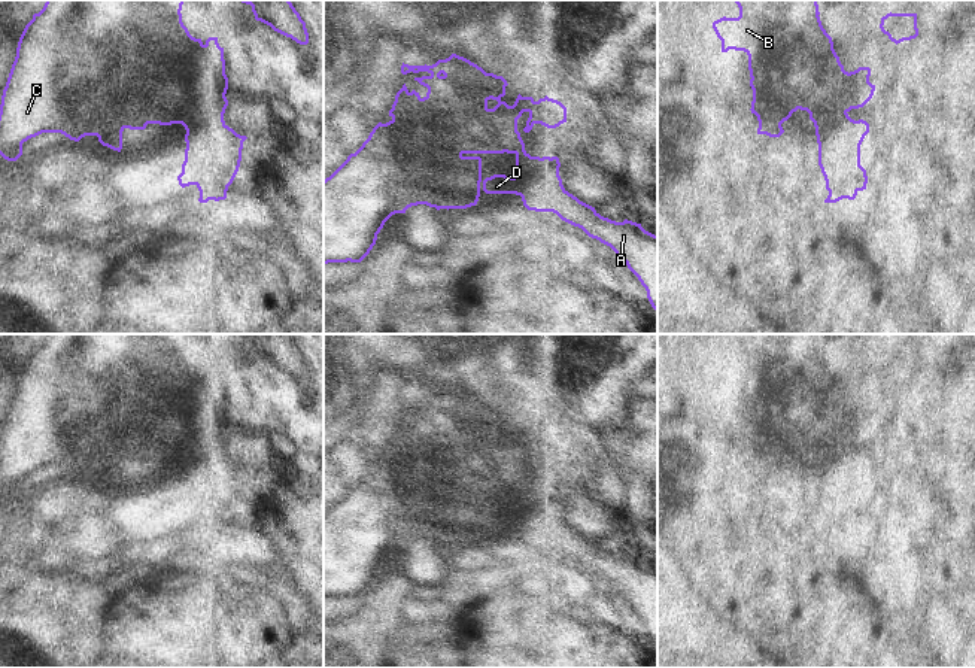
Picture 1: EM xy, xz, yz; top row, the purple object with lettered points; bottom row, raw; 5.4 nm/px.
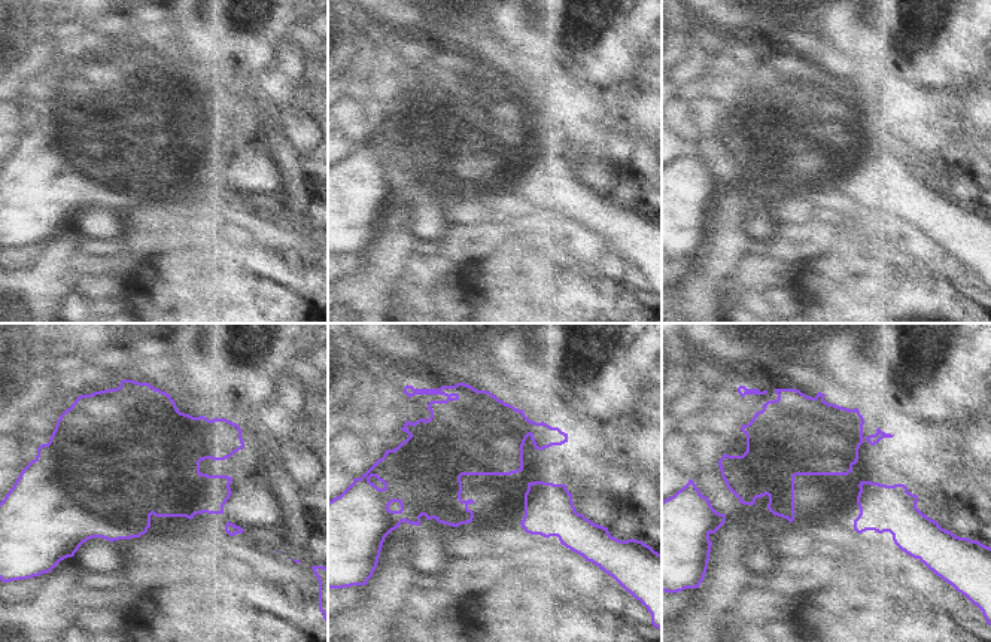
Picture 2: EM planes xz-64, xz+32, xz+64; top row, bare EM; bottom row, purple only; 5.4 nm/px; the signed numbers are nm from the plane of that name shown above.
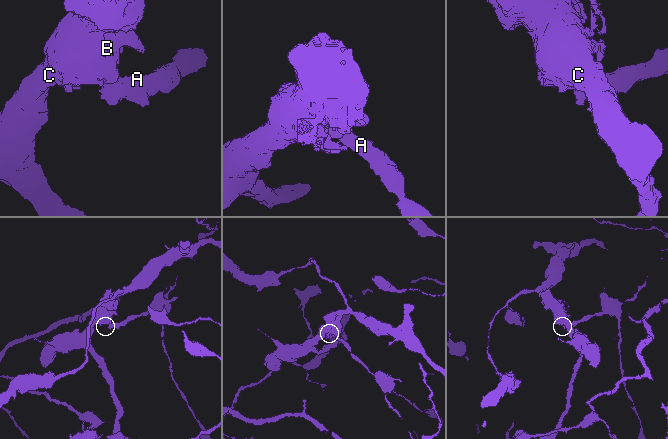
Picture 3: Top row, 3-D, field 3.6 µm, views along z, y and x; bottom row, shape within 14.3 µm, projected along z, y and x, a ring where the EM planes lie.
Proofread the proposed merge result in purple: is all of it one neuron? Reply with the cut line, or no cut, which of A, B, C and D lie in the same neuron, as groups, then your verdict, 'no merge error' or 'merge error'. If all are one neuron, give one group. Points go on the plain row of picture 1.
cut in xz along (558, 507), (552, 510), (529, 509), (527, 521), (519, 528); A / B C D; merge error

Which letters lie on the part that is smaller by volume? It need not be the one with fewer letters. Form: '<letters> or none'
A.

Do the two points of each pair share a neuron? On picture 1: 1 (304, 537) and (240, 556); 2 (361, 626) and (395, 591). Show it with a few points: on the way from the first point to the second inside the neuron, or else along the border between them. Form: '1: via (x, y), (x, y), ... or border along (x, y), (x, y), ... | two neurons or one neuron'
1: border along (237, 549), (266, 562), (279, 556) | two neurons
2: via (370, 618), (386, 600) | one neuron

